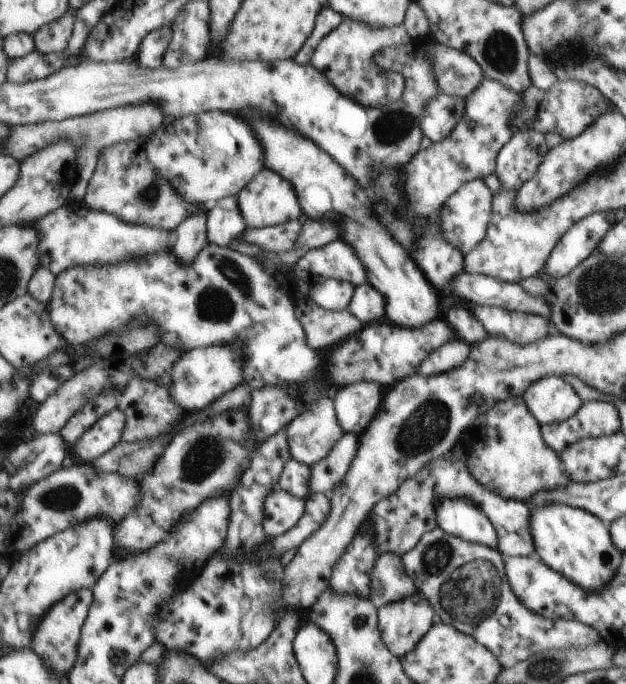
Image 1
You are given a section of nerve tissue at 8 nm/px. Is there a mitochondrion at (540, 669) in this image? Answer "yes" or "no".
yes

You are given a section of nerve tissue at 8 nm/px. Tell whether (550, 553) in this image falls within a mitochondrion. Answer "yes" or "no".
no

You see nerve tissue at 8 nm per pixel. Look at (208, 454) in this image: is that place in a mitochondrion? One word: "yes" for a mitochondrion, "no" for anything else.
yes

